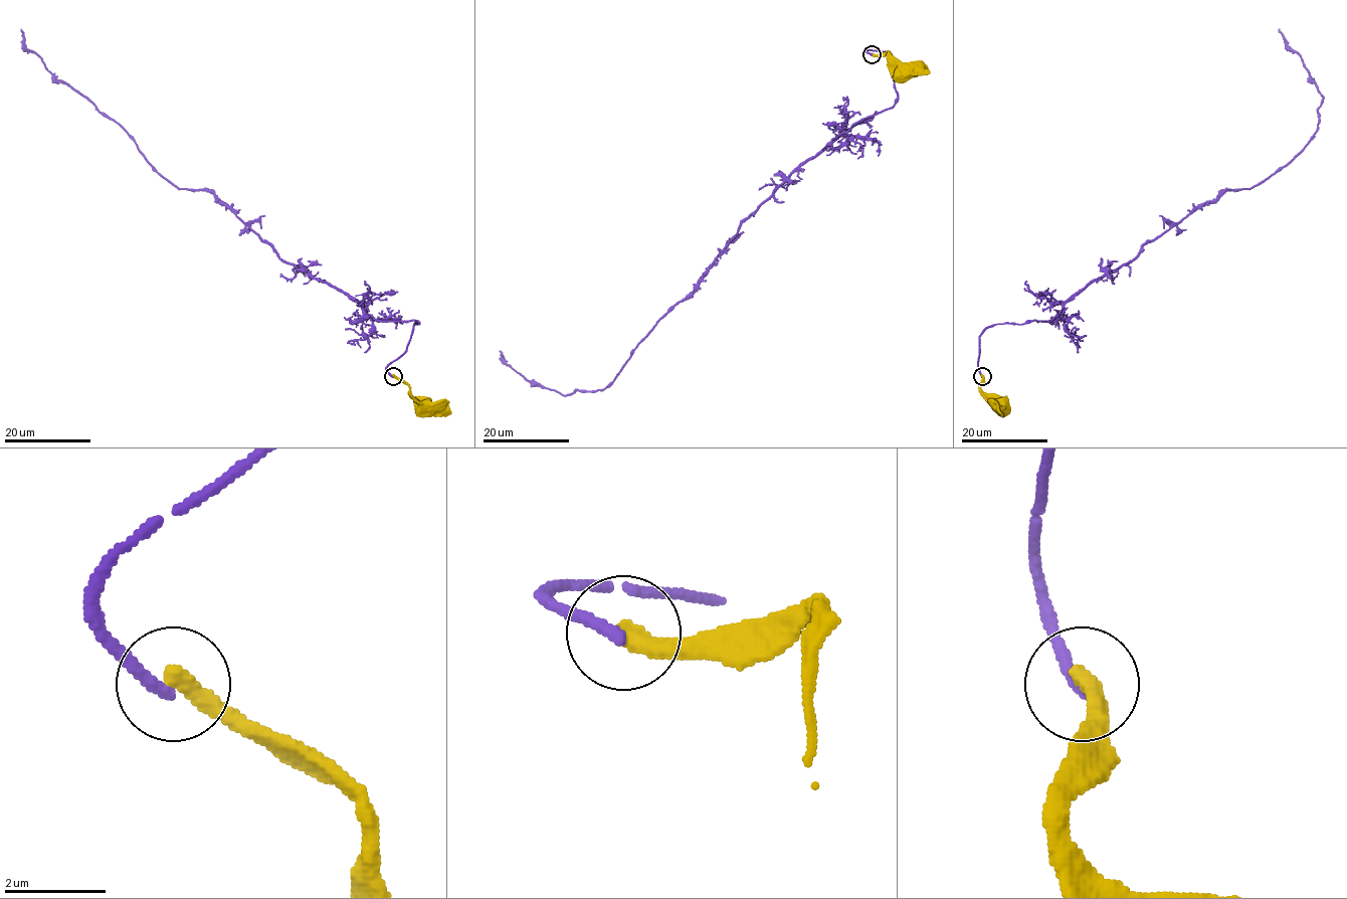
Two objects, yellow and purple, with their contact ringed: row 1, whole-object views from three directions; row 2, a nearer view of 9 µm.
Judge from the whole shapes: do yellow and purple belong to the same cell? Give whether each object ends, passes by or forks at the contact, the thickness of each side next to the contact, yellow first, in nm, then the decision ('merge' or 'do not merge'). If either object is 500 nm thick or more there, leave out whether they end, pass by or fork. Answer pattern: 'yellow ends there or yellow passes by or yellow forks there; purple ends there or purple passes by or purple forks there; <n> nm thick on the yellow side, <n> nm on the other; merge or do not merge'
yellow ends there; purple ends there; 400 nm thick on the yellow side, 240 nm on the other; do not merge

